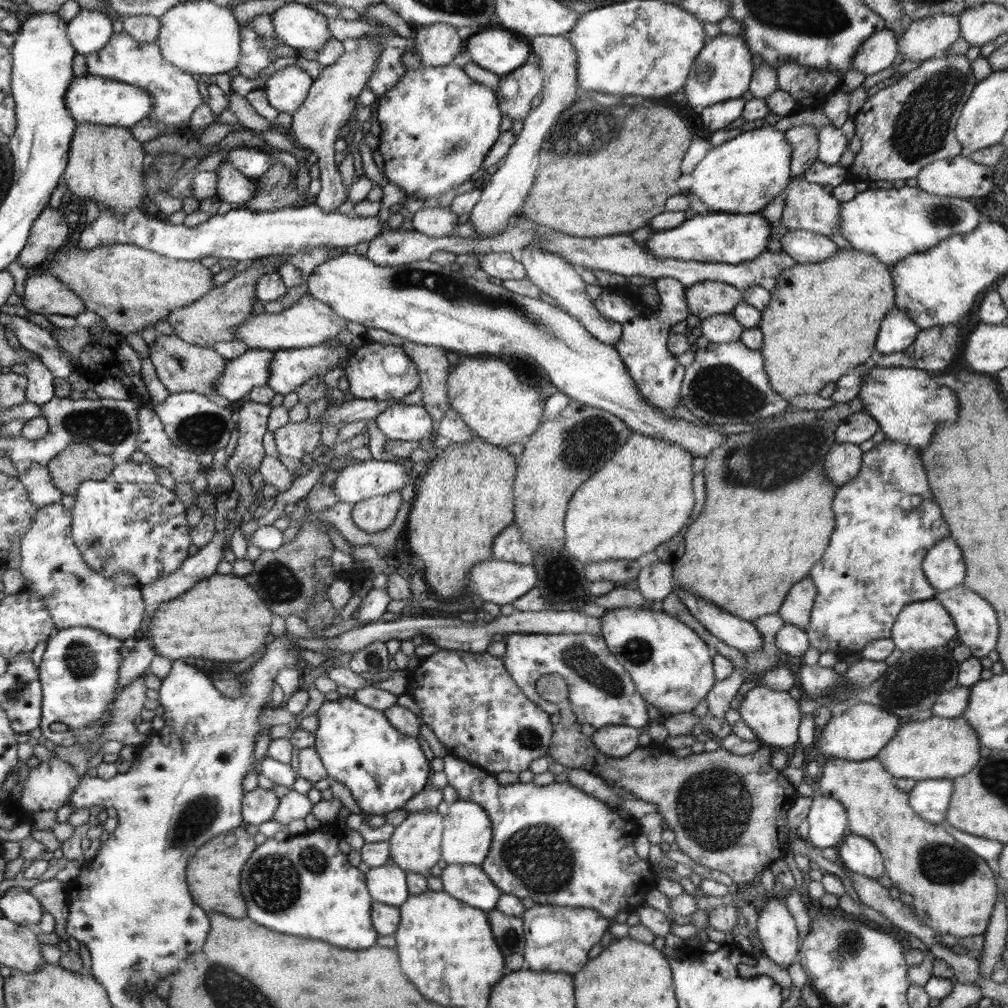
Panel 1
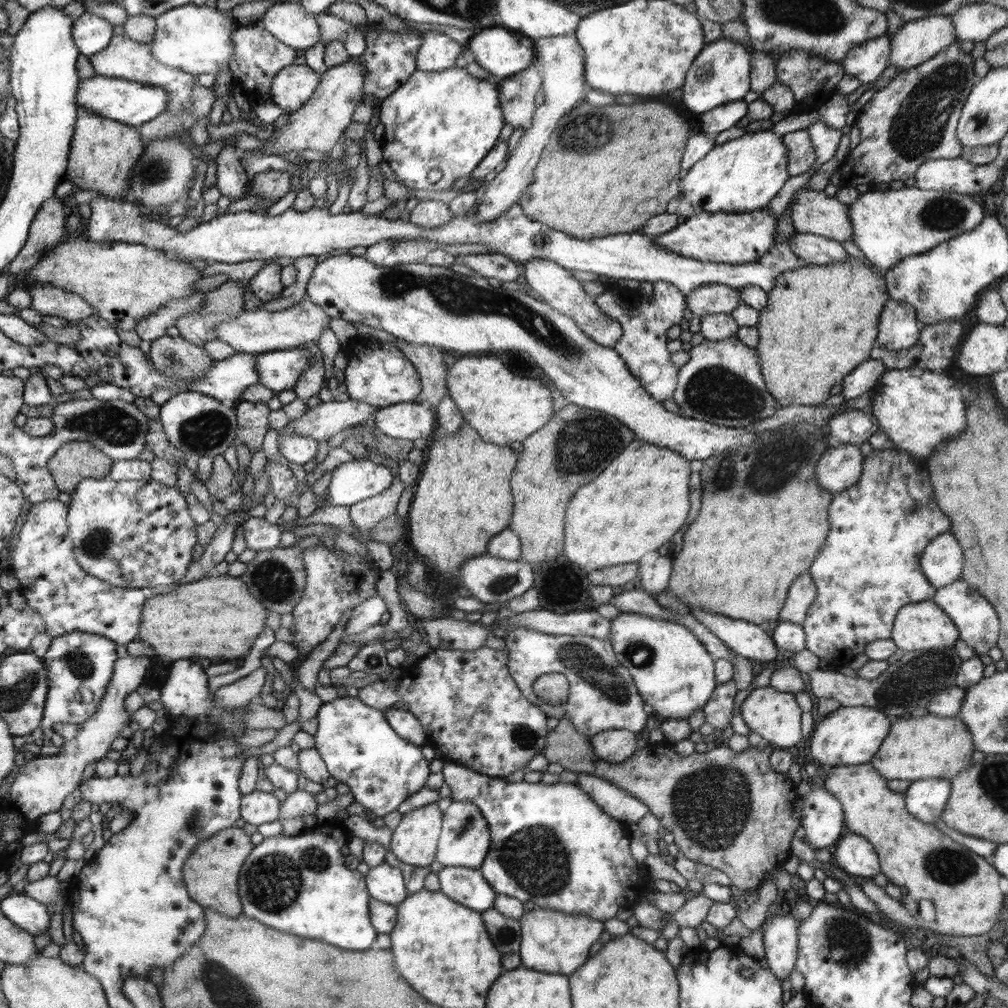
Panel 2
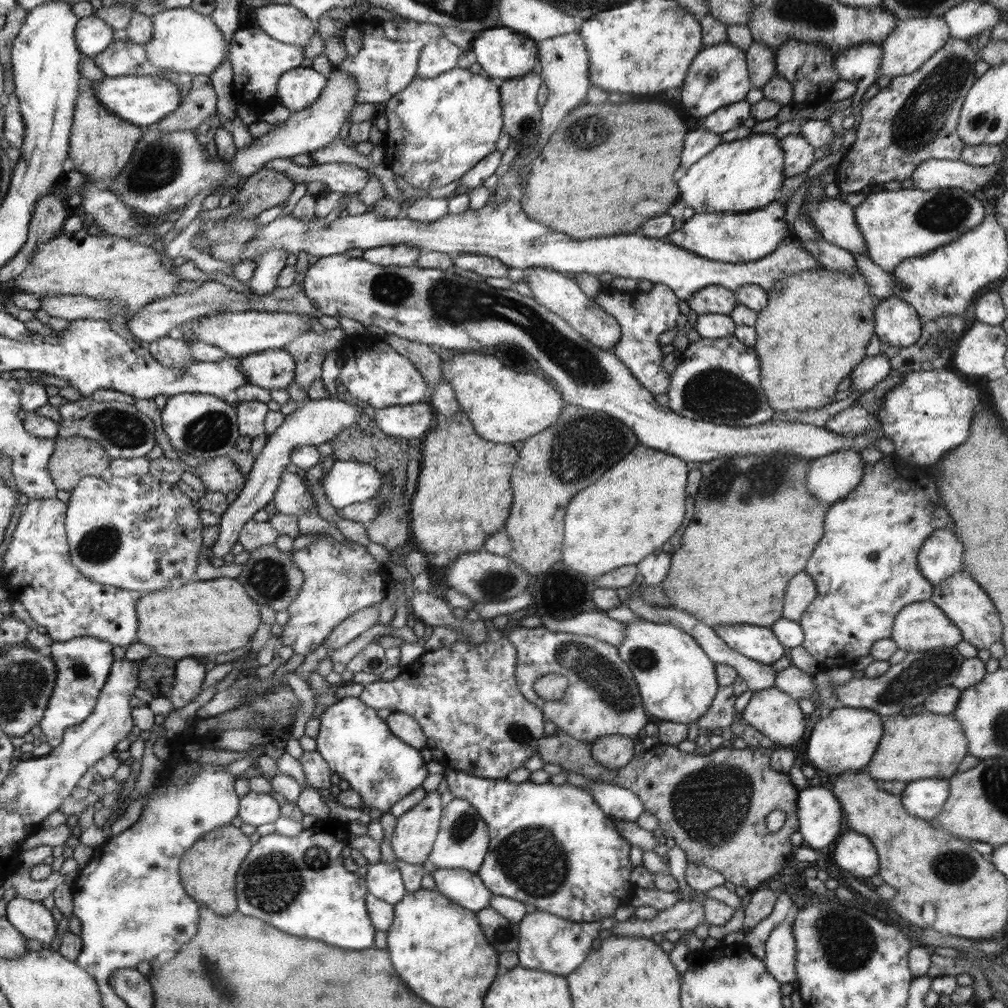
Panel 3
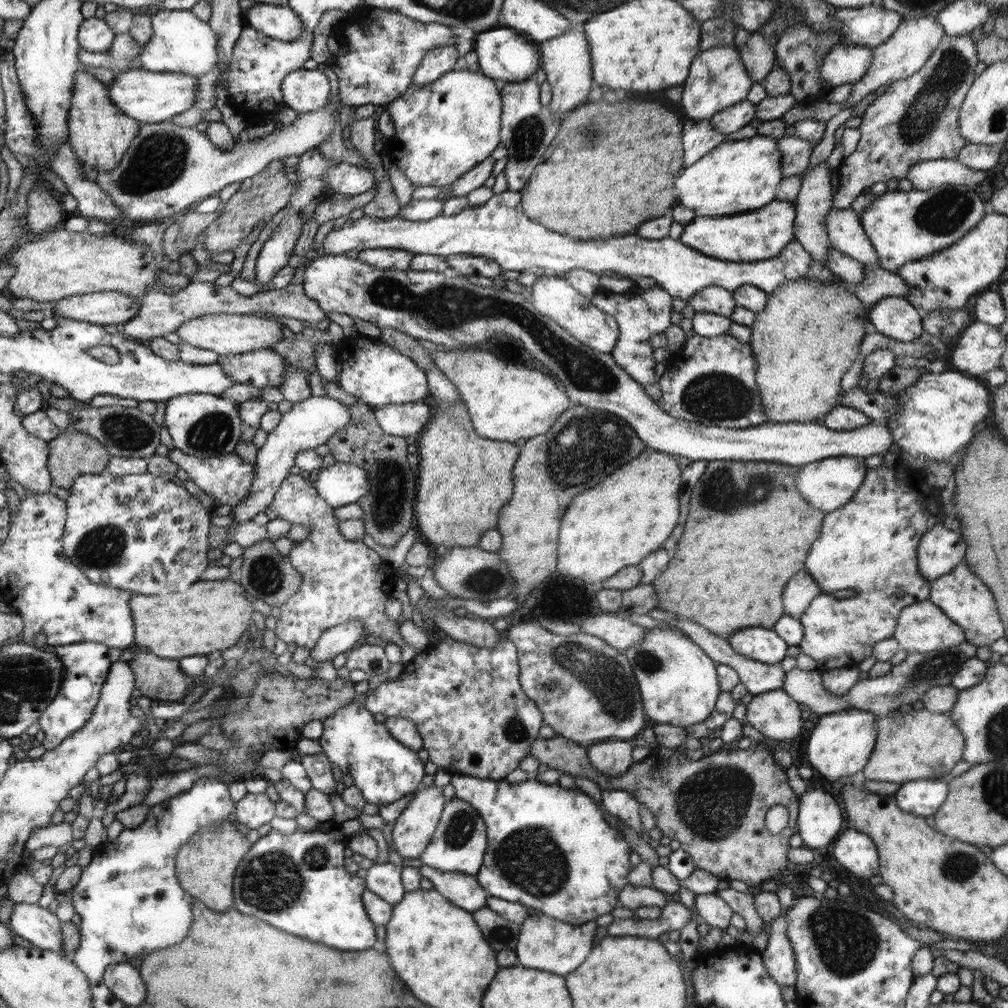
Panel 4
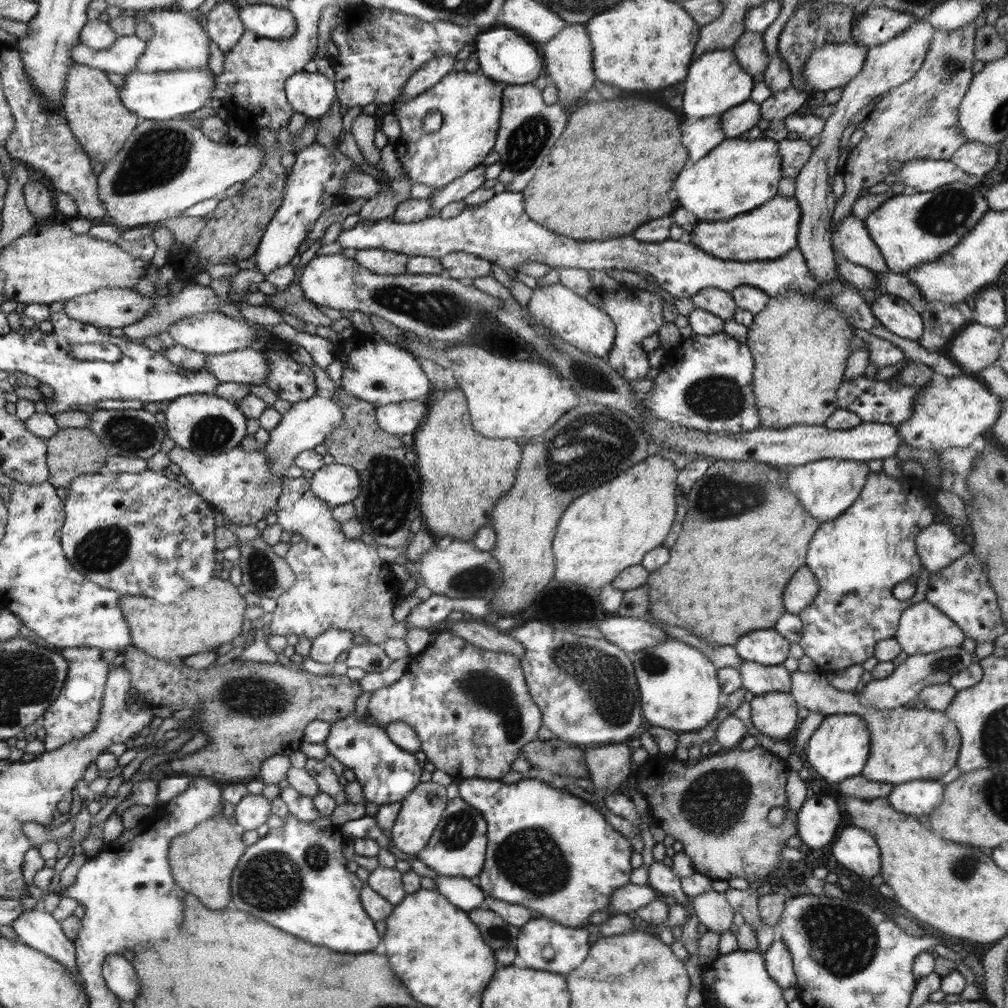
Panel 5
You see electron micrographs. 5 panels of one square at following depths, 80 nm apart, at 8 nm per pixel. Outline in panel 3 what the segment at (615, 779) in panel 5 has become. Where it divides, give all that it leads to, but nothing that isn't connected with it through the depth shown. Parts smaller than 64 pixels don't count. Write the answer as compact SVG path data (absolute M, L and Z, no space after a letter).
M620 734L602 736L591 744L591 753L594 760L602 763L602 766L606 766L610 770L618 770L622 766L627 766L635 755L634 740L620 736Z

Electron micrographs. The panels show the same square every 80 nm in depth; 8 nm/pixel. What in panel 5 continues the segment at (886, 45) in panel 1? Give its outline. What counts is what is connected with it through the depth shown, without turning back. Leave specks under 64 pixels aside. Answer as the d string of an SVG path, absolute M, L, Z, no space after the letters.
M850 43L825 44L807 56L801 79L812 92L842 88L856 78L867 57L867 47Z

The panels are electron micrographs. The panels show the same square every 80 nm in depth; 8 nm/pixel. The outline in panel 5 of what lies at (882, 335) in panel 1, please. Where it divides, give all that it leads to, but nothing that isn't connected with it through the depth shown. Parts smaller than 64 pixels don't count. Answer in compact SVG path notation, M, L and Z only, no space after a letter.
M886 294L870 305L880 324L901 338L917 341L927 332L921 314L905 299Z

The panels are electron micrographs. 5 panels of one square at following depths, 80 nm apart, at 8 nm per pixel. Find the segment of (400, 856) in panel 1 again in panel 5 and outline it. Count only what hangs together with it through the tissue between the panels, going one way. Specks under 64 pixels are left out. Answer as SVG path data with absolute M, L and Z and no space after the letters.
M429 781L417 786L408 797L402 800L402 804L397 814L395 823L391 826L390 832L392 841L398 850L410 855L417 855L429 845L430 838L434 835L434 830L440 824L444 808L449 804L446 798L446 788L444 785Z

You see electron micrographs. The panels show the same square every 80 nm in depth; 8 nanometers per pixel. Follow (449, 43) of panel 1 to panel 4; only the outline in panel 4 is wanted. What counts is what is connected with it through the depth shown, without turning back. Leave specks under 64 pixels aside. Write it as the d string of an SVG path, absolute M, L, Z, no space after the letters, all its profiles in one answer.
M437 46L429 50L418 65L417 72L413 77L414 85L425 85L426 83L438 80L447 72L454 71L456 60L460 54L454 46Z

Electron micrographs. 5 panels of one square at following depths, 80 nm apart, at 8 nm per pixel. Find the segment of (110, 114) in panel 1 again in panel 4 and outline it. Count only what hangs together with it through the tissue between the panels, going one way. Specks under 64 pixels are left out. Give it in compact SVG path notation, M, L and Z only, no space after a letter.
M147 70L118 72L109 87L109 97L126 116L140 123L152 124L170 121L188 110L197 97L198 76L174 73L155 73Z

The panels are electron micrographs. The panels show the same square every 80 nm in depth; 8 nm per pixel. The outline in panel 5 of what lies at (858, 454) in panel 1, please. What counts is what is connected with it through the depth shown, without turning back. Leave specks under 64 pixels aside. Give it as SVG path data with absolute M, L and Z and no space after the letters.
M822 459L802 466L786 466L787 484L803 508L820 522L831 521L858 499L870 474L867 461Z

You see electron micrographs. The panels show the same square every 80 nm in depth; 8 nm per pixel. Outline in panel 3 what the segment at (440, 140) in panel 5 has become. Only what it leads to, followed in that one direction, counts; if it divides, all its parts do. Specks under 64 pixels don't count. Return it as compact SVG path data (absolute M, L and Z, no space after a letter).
M453 68L434 78L415 76L411 84L390 98L381 107L380 111L388 120L388 129L384 133L383 148L385 159L397 176L402 176L414 188L440 188L465 176L473 166L483 158L496 151L496 140L502 134L502 115L504 107L500 106L498 86L488 80L486 74L474 74L469 69Z

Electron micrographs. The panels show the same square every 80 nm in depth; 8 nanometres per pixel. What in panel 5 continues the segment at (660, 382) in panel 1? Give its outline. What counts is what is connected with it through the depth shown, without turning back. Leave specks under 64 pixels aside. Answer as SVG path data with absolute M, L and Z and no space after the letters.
M625 287L620 291L594 288L585 298L614 321L616 334L612 348L606 357L608 364L628 380L646 379L651 366L647 352L642 349L642 340L657 333L666 322L662 315L665 301L662 296L636 287Z

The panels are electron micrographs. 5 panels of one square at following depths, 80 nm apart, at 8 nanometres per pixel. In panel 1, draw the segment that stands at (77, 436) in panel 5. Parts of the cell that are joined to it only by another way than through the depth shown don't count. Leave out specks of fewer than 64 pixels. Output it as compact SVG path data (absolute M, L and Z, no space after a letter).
M72 443L50 460L47 467L53 483L63 494L74 496L81 482L111 479L115 465L110 455L98 453L93 446Z

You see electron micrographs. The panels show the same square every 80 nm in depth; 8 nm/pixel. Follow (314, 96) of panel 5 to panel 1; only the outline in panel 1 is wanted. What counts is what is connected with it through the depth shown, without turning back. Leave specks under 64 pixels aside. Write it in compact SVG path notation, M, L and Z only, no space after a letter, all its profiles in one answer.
M288 65L269 77L264 84L266 98L278 112L293 113L309 96L314 78L300 66Z

